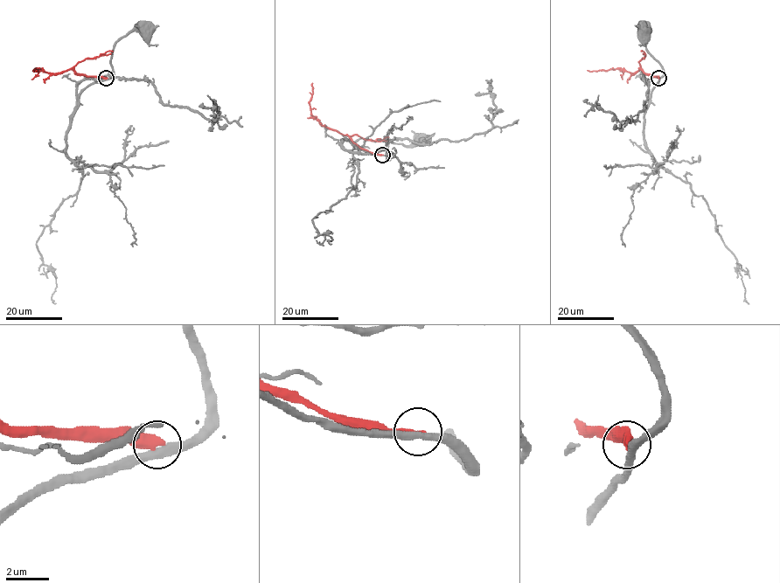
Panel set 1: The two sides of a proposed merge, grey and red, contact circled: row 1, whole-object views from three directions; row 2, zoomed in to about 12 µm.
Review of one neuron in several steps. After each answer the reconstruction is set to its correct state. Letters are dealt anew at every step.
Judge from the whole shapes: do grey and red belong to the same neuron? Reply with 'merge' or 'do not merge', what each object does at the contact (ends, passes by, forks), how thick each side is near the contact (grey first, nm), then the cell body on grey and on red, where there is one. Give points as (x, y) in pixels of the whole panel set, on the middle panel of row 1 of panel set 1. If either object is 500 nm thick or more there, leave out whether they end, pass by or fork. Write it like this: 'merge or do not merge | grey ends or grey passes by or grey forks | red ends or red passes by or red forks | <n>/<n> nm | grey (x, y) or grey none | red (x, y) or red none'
do not merge | grey passes by | red ends | 360/480 nm | grey (420, 139) | red none

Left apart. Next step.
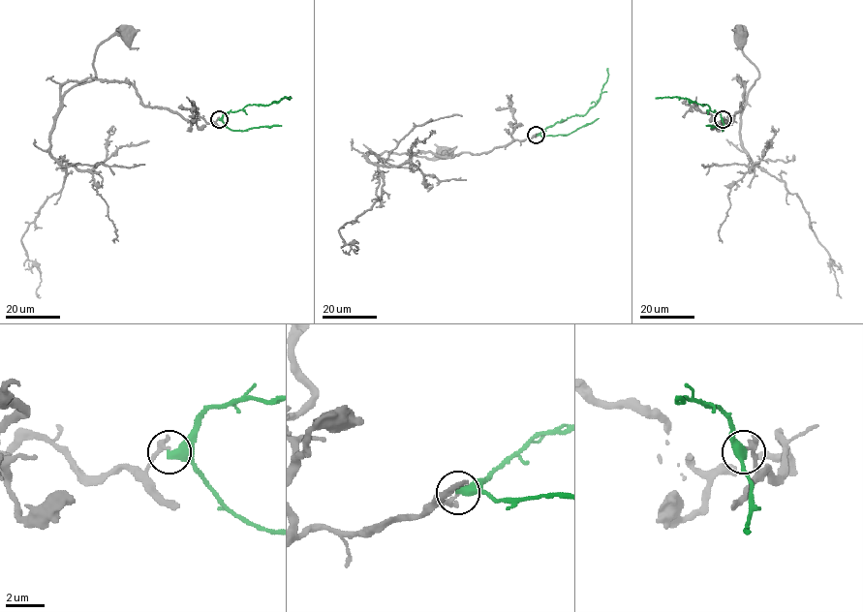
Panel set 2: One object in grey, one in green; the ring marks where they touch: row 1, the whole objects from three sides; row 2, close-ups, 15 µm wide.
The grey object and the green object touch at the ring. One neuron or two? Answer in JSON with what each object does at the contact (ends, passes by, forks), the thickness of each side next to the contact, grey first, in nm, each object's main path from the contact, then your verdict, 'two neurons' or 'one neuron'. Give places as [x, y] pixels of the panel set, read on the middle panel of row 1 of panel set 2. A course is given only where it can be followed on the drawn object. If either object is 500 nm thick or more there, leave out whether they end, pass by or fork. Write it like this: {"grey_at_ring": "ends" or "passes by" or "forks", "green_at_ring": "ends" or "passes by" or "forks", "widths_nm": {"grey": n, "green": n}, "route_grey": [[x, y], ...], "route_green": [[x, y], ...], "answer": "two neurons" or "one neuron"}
{"widths_nm": {"grey": 280, "green": 500}, "route_grey": [[537, 135], [478, 154], [378, 156], [413, 171], [414, 155], [439, 158], [444, 153]], "route_green": [[537, 135], [572, 116], [584, 115], [597, 103], [607, 79], [607, 68]], "answer": "two neurons"}

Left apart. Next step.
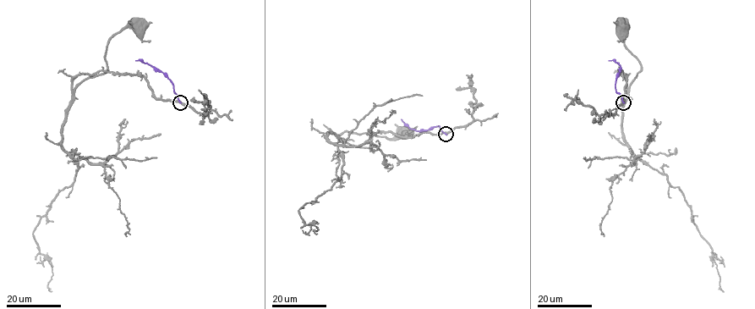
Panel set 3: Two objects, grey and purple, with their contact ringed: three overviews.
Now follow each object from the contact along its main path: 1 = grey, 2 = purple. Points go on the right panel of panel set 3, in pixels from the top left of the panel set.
1: (623, 102), (626, 76), (621, 71), (627, 90), (641, 70), (640, 61), (624, 43), (627, 25), (623, 25)
2: (623, 102), (620, 95), (616, 91), (615, 83), (620, 66), (613, 60), (609, 61)

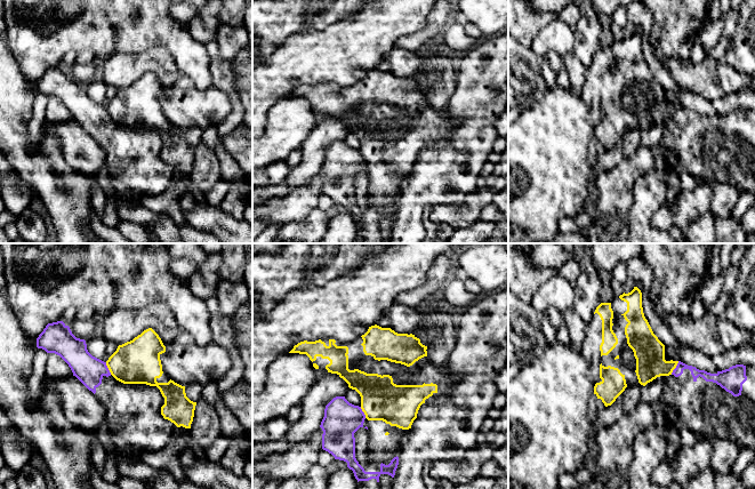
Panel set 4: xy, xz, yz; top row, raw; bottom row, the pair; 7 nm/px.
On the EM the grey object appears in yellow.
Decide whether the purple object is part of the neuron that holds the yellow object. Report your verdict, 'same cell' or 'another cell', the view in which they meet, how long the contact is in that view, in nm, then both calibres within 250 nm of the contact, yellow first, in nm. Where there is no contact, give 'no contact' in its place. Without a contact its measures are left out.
another cell | yz | 110 nm | 220/70 nm

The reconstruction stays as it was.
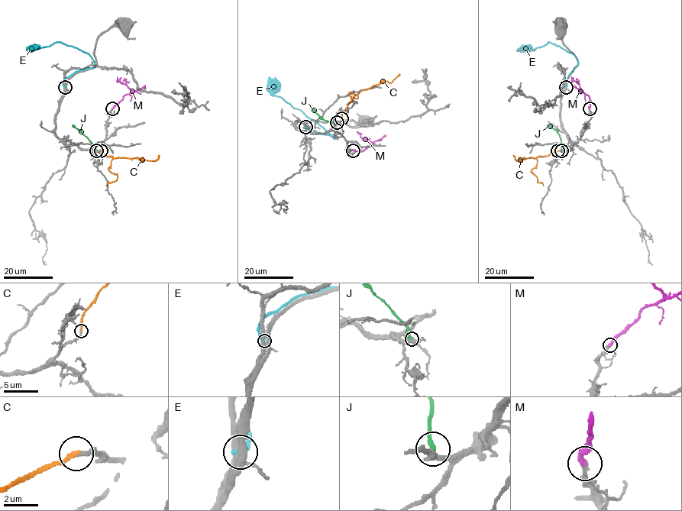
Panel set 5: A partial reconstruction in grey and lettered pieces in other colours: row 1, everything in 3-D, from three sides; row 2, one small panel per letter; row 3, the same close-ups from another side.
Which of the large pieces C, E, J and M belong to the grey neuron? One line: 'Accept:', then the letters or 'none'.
Accept: C, M

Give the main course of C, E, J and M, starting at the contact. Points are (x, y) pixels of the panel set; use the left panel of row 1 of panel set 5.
C: (101, 150), (104, 155), (114, 158), (155, 160), (159, 155)
E: (65, 87), (65, 79), (95, 66), (92, 58), (75, 47), (59, 42), (28, 50)
J: (96, 150), (72, 124)
M: (112, 108), (131, 92), (124, 84), (117, 80)

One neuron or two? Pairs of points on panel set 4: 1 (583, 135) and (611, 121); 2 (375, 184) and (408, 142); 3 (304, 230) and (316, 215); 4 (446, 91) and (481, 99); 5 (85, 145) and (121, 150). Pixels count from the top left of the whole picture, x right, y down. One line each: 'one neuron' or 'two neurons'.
1: two neurons
2: one neuron
3: one neuron
4: two neurons
5: two neurons

